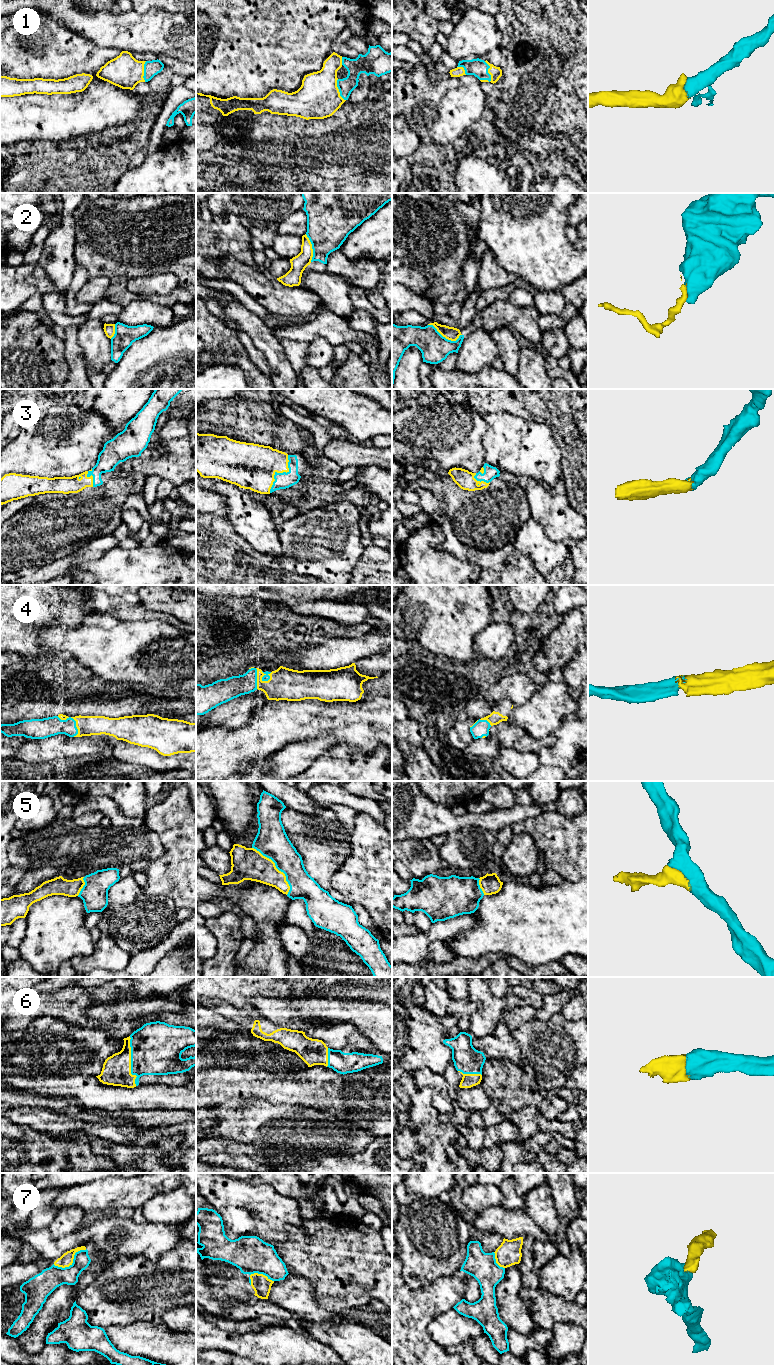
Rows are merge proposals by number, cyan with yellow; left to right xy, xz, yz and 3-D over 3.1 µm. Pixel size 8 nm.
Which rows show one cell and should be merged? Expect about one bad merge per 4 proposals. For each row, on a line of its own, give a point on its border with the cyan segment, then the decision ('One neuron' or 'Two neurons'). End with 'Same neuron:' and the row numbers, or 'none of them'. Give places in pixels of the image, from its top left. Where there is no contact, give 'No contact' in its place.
1: Touches cyan at yz (487, 71). One neuron
2: Touches cyan at yz (444, 337). Two neurons
3: Touches cyan at xz (279, 473). One neuron
4: Touches cyan at xy (72, 718). One neuron
5: Touches cyan at xz (277, 868). One neuron
6: Touches cyan at xy (131, 1062). One neuron
7: Touches cyan at xy (73, 1262). Two neurons
Same neuron: 1, 3, 4, 5, 6

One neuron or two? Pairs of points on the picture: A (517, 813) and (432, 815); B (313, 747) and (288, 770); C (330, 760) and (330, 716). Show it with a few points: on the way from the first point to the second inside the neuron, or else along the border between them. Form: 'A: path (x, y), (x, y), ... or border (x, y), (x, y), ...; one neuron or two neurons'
A: path (496, 819), (453, 820); one neuron
B: path (307, 751), (294, 764); one neuron
C: border (336, 744), (354, 745), (359, 749); two neurons

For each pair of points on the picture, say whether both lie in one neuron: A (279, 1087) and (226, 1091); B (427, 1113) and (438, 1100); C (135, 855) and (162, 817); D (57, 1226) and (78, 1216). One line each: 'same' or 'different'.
A: same
B: different
C: different
D: same

